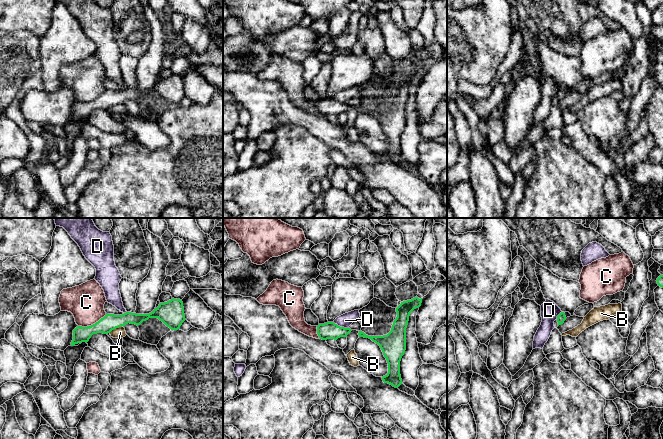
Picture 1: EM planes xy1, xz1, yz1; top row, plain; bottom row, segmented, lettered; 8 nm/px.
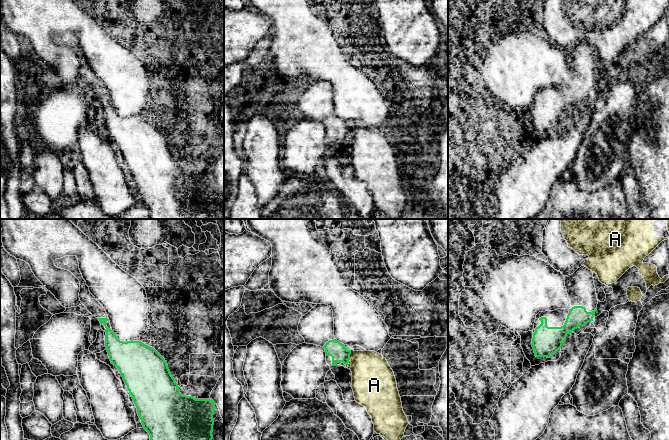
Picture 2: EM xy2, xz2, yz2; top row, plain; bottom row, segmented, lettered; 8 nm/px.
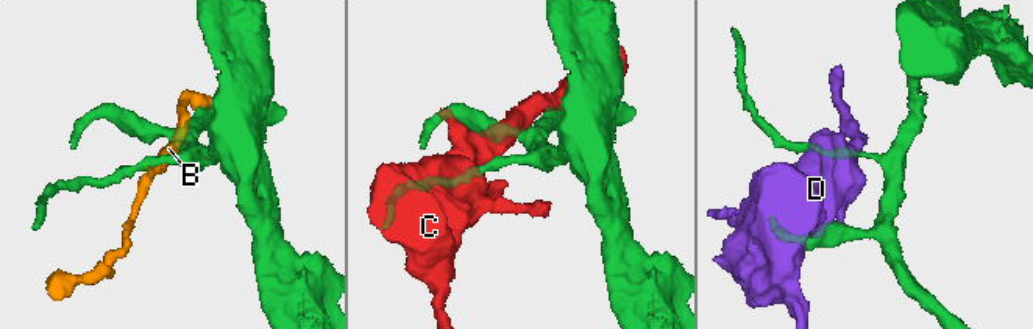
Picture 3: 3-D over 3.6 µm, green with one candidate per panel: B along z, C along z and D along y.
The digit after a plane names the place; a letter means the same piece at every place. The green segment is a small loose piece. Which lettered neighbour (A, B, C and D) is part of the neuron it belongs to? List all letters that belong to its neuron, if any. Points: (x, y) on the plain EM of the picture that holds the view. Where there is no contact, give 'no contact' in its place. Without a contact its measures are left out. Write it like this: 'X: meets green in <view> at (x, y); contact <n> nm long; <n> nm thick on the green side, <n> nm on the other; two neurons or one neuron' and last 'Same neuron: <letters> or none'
A: meets green in xz2 at (349, 132); contact 110 nm long; 140 nm thick on the green side, 340 nm on the other; two neurons
B: meets green in xy1 at (116, 103); contact 130 nm long; 140 nm thick on the green side, 90 nm on the other; two neurons
C: meets green in xy1 at (93, 100); contact 260 nm long; 140 nm thick on the green side, 280 nm on the other; two neurons
D: meets green in xz1 at (341, 103); contact 140 nm long; 140 nm thick on the green side, 110 nm on the other; two neurons
Same neuron: none

